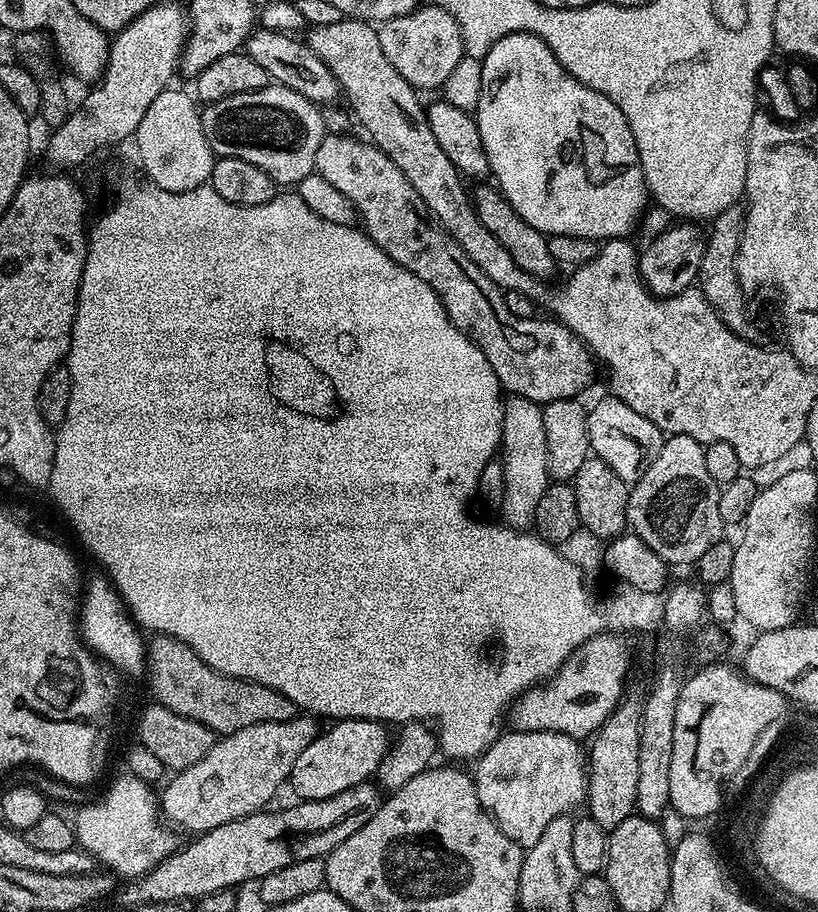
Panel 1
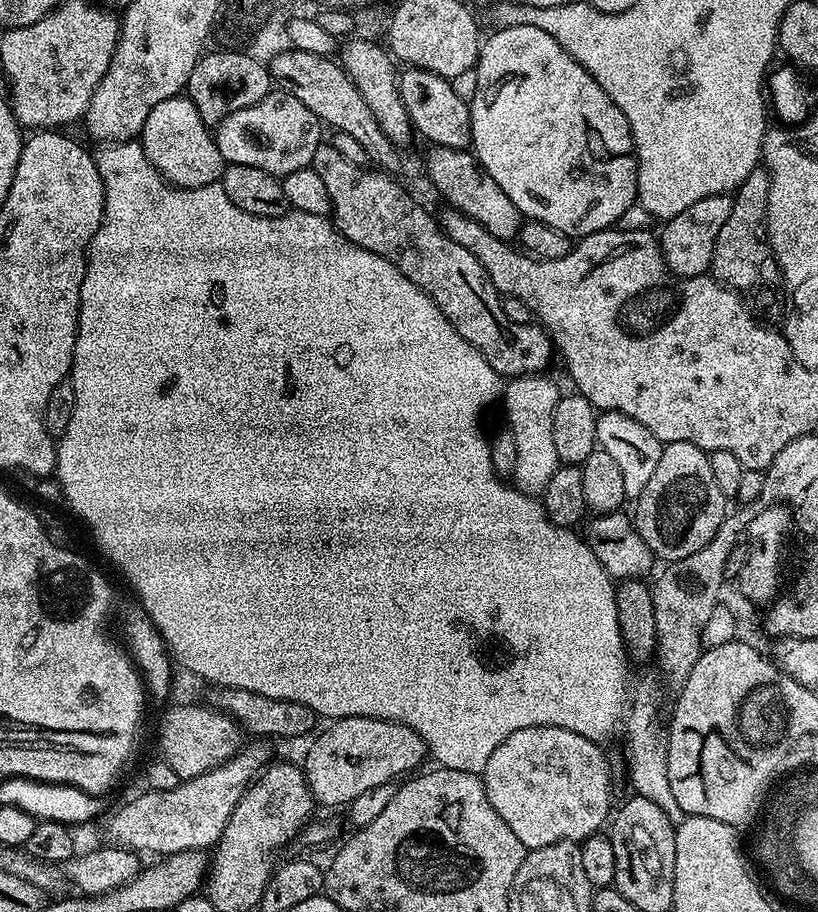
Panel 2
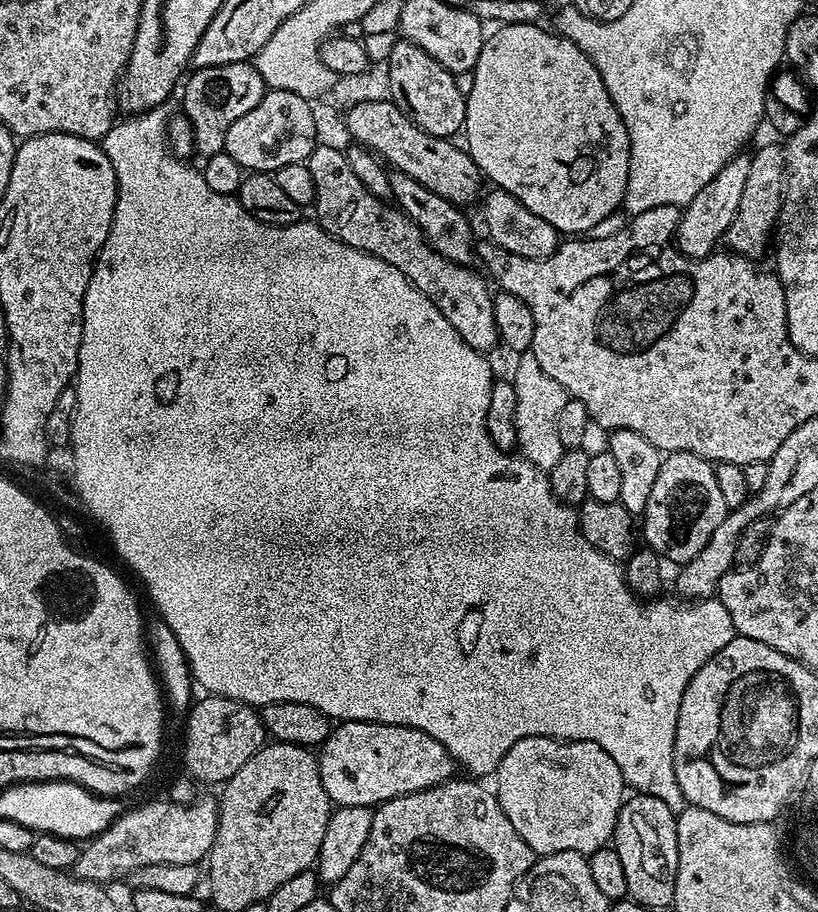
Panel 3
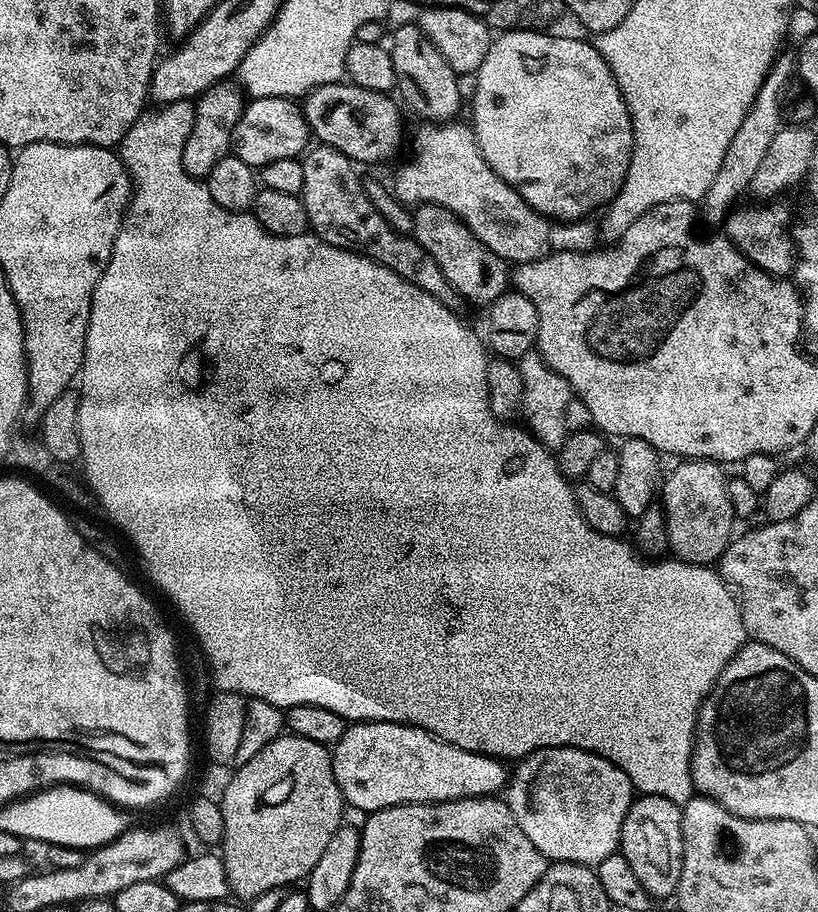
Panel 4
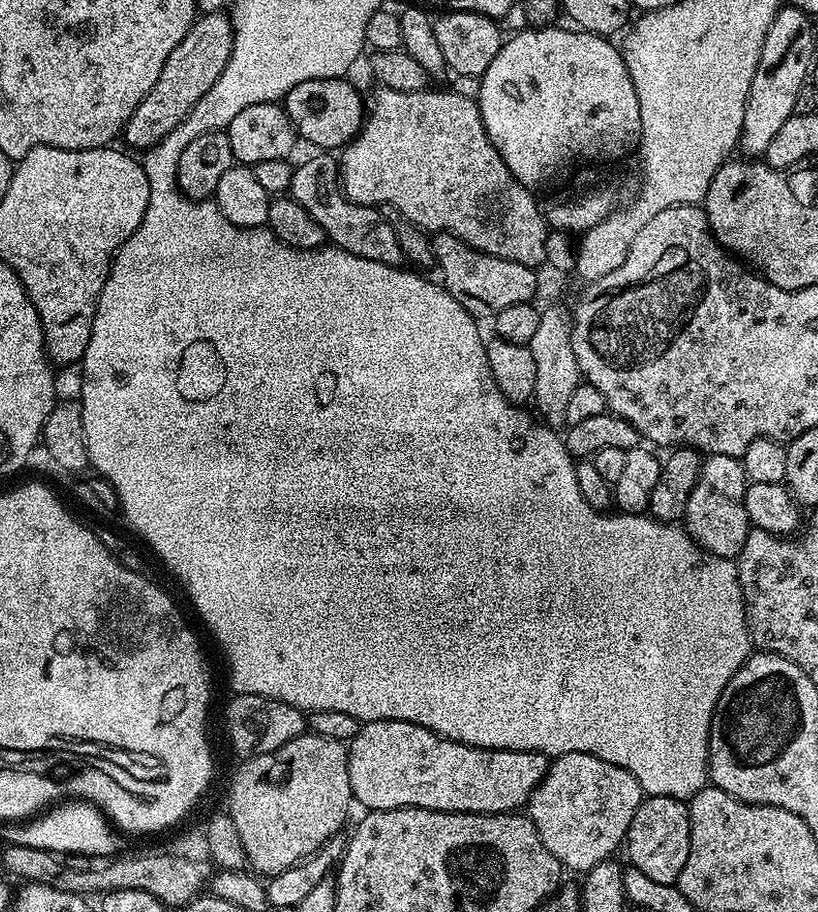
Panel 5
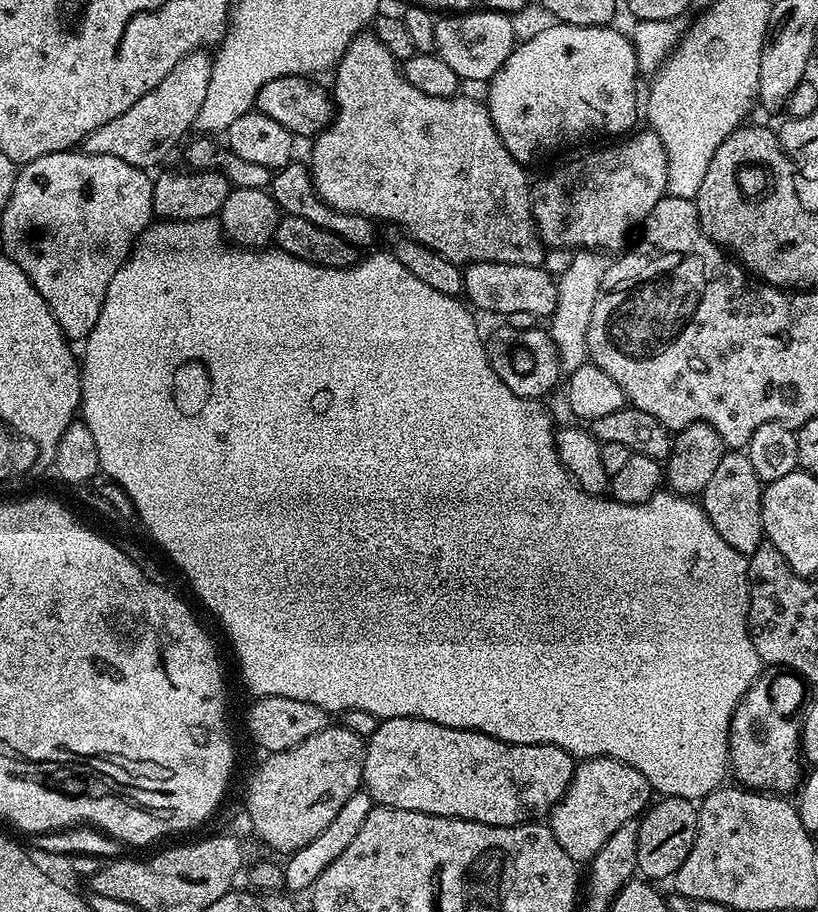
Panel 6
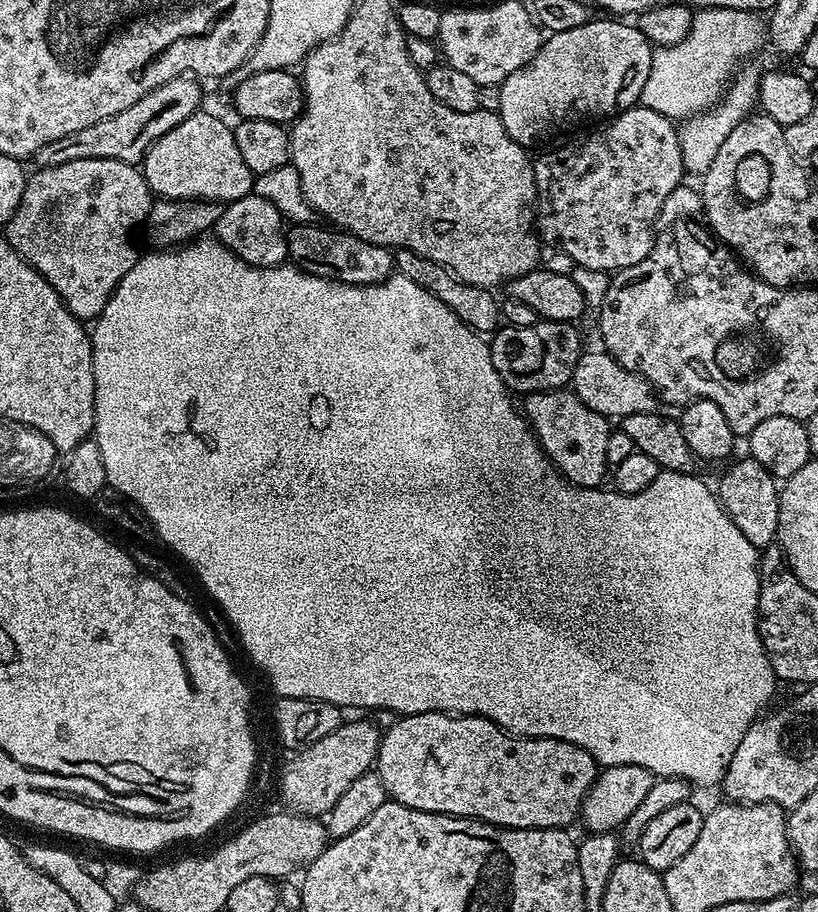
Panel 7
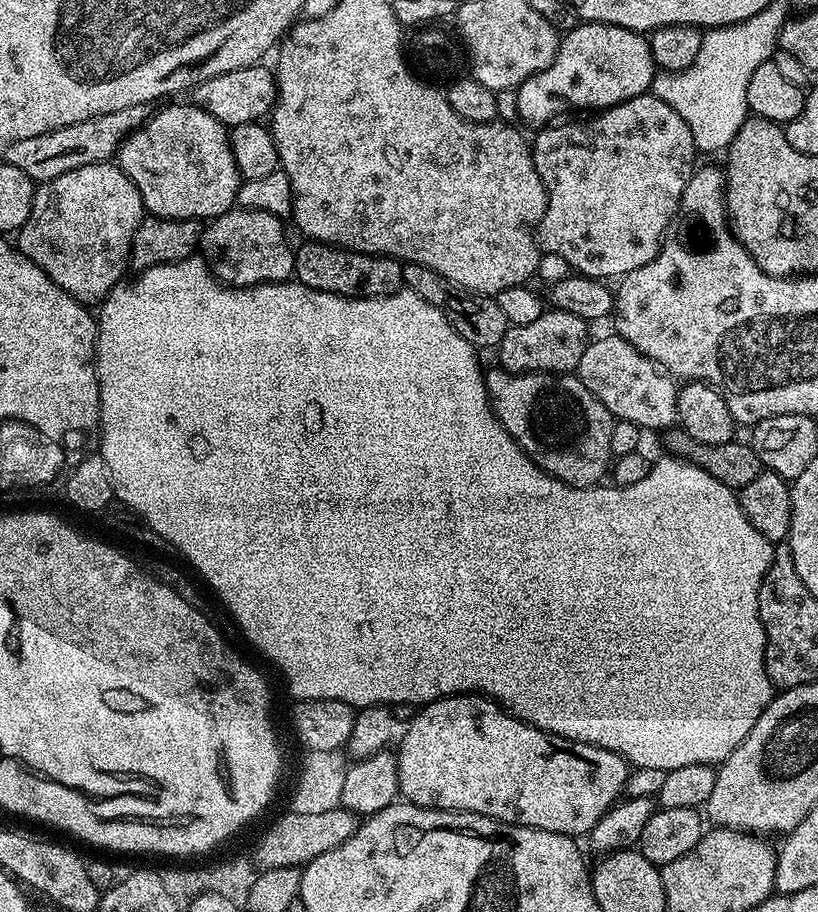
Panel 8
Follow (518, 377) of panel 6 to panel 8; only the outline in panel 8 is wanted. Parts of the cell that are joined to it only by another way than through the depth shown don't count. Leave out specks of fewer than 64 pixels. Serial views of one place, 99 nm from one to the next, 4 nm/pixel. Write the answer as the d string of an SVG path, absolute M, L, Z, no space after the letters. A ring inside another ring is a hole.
M546 310L542 318L529 322L526 326L513 324L506 330L498 346L499 367L508 372L576 372L578 362L582 362L582 350L586 350L590 339L589 321L578 318L578 314Z

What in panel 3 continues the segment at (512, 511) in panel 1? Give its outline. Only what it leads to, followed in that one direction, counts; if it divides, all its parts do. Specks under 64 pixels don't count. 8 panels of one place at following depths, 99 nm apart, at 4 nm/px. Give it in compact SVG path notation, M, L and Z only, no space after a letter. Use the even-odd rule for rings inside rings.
M530 354L519 357L516 369L510 373L514 386L514 394L518 398L518 407L514 409L514 422L516 423L516 448L519 455L525 456L532 464L539 468L551 470L562 458L565 446L558 434L558 417L562 415L562 406L570 399L568 392L542 366L538 366L538 358Z

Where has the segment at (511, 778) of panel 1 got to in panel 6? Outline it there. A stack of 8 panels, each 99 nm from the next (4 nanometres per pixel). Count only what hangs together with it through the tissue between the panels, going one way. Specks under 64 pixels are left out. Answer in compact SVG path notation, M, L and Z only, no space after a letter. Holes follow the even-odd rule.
M609 756L584 758L577 763L576 773L572 776L572 781L566 790L566 794L552 808L550 827L558 846L562 846L562 850L566 850L566 854L570 854L572 860L589 862L595 858L598 850L602 849L606 840L623 823L637 819L649 807L653 796L652 787L648 785L642 773L634 770L634 766L611 760Z

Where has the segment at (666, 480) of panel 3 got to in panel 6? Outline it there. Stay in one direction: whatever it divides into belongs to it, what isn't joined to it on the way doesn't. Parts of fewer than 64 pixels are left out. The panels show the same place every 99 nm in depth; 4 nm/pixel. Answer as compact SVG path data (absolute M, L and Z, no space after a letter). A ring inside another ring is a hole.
M725 451L722 462L714 469L710 482L706 482L706 490L702 494L704 513L710 518L714 530L746 557L758 550L764 540L762 530L762 482L758 474L754 474L754 466L750 466L750 458L743 451Z

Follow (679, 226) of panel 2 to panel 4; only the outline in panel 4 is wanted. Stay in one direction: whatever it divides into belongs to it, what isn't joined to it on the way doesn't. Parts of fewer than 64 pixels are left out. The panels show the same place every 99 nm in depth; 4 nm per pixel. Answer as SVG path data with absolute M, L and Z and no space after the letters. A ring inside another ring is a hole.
M777 55L770 66L754 102L746 110L746 118L742 118L742 126L738 126L738 131L734 133L734 138L730 141L725 156L722 157L722 166L718 166L718 174L714 174L714 182L710 182L710 190L706 190L702 201L703 223L705 220L708 224L720 226L728 219L728 213L739 201L736 199L751 189L754 173L766 155L766 149L770 147L774 134L778 134L778 130L782 127L782 105L786 99L784 91L787 90L792 76L794 80L797 75L795 55L784 55Z

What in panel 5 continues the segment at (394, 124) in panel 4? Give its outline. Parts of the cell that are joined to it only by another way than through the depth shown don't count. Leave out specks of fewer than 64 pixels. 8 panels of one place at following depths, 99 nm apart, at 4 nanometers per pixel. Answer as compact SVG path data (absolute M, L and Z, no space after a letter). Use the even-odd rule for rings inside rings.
M341 77L334 78L314 78L310 82L298 82L298 86L294 86L294 90L290 90L284 95L282 107L284 112L290 118L292 129L295 130L297 137L301 141L309 140L316 150L340 150L360 132L360 128L364 125L364 117L366 115L365 97L360 97L356 93L356 88L352 84L344 84Z

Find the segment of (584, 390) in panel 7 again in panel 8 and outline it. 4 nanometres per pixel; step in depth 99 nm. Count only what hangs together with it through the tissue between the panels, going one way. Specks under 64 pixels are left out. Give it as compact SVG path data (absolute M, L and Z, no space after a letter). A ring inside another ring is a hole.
M618 334L611 335L589 339L586 350L582 350L582 362L578 362L576 372L586 390L590 390L616 420L634 422L641 430L673 427L677 423L677 381L633 344Z

